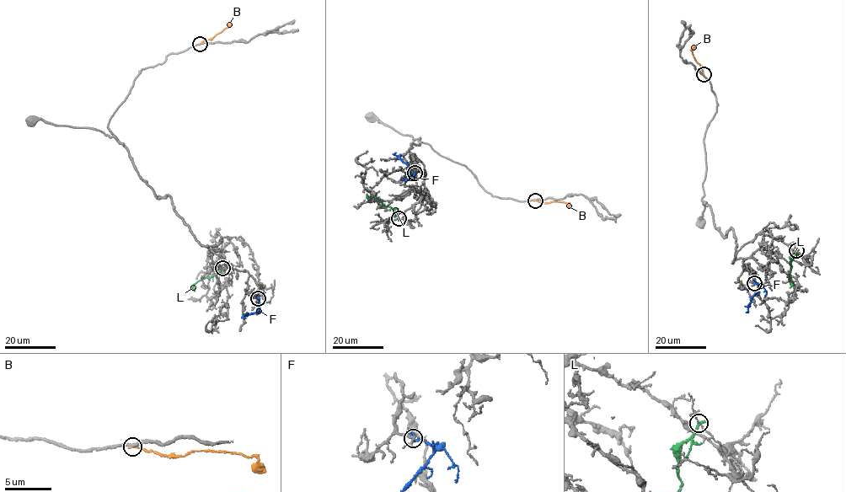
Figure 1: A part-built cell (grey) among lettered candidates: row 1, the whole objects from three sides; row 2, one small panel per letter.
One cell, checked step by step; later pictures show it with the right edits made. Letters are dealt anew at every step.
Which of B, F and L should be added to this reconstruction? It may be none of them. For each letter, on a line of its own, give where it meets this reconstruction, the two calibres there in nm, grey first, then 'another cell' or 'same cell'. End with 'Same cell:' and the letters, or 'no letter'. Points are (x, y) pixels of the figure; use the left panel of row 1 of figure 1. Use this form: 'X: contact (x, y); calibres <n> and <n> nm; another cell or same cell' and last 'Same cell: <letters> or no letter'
B: contact (200, 44); calibres 240 and 180 nm; another cell
F: contact (258, 298); calibres 150 and 300 nm; same cell
L: contact (222, 268); calibres 90 and 280 nm; another cell
Same cell: F

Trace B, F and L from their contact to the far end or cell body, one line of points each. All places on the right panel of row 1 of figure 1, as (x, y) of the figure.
B: (703, 74), (702, 67), (693, 56), (693, 45)
F: (754, 283), (760, 286), (751, 298), (746, 312)
L: (796, 250), (792, 256), (789, 277), (792, 286), (789, 287)

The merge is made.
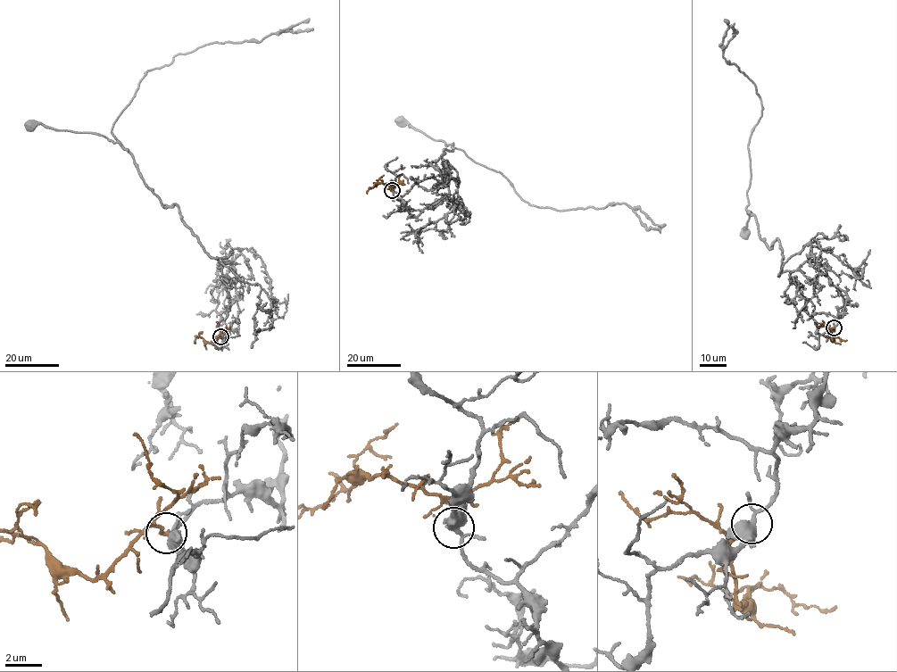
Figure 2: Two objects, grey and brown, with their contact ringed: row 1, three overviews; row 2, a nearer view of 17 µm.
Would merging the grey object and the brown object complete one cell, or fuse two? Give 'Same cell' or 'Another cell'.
Same cell

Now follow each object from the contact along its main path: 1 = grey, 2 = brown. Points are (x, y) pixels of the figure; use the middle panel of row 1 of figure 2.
1: (392, 190), (414, 218), (449, 193), (442, 156), (452, 145), (403, 120)
2: (391, 190), (390, 186), (378, 183), (366, 194)

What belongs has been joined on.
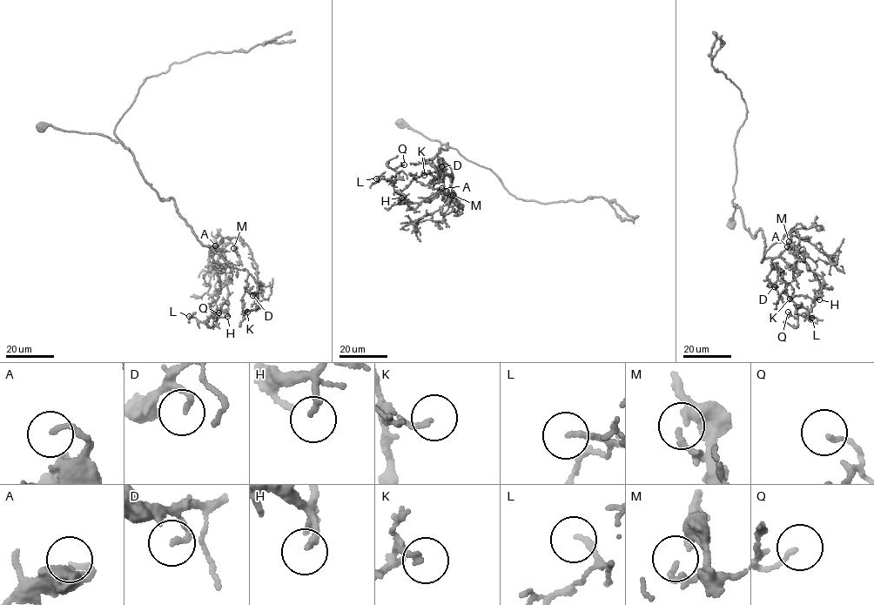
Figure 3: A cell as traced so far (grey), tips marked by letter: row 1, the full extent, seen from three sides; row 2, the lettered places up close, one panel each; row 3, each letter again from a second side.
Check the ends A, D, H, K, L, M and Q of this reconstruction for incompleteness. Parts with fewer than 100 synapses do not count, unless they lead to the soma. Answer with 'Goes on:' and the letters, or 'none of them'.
Goes on: none of them

